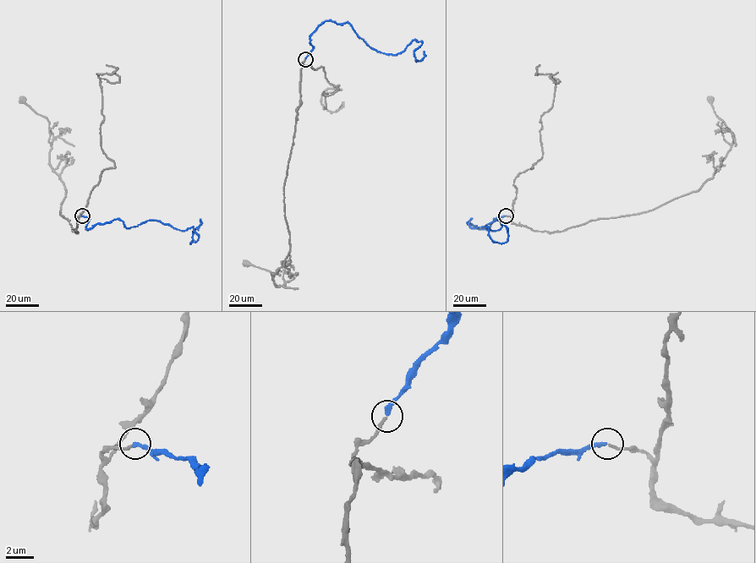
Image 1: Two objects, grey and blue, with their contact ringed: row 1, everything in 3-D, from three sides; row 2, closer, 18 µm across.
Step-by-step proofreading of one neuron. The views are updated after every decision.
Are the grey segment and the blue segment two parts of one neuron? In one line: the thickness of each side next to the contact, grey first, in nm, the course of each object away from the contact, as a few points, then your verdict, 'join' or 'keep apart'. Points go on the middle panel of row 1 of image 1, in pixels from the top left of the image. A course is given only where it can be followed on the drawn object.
190/300 nm | grey via (305, 59), (284, 185), (290, 249), (272, 275), (276, 286), (269, 270), (243, 261) | blue via (305, 58), (310, 35), (326, 21), (347, 22), (386, 54), (415, 40), (422, 42), (416, 61), (424, 51) | join

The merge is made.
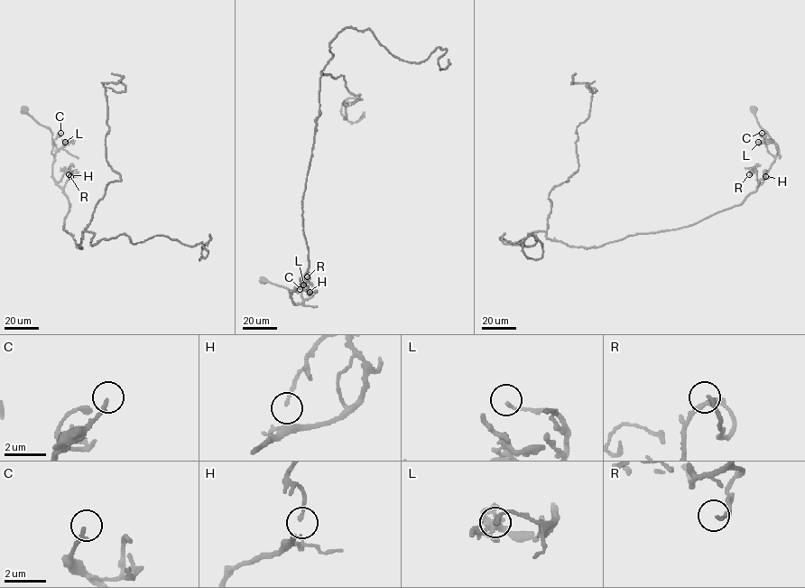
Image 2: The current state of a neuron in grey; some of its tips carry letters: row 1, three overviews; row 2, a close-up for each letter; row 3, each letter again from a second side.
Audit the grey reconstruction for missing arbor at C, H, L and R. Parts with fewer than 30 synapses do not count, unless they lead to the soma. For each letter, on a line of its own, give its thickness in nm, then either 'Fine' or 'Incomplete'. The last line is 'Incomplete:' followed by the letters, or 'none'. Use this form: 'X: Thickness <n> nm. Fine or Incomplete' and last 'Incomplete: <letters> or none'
C: Thickness 190 nm. Fine
H: Thickness 70 nm. Fine
L: Thickness 150 nm. Fine
R: Thickness 150 nm. Fine
Incomplete: none

